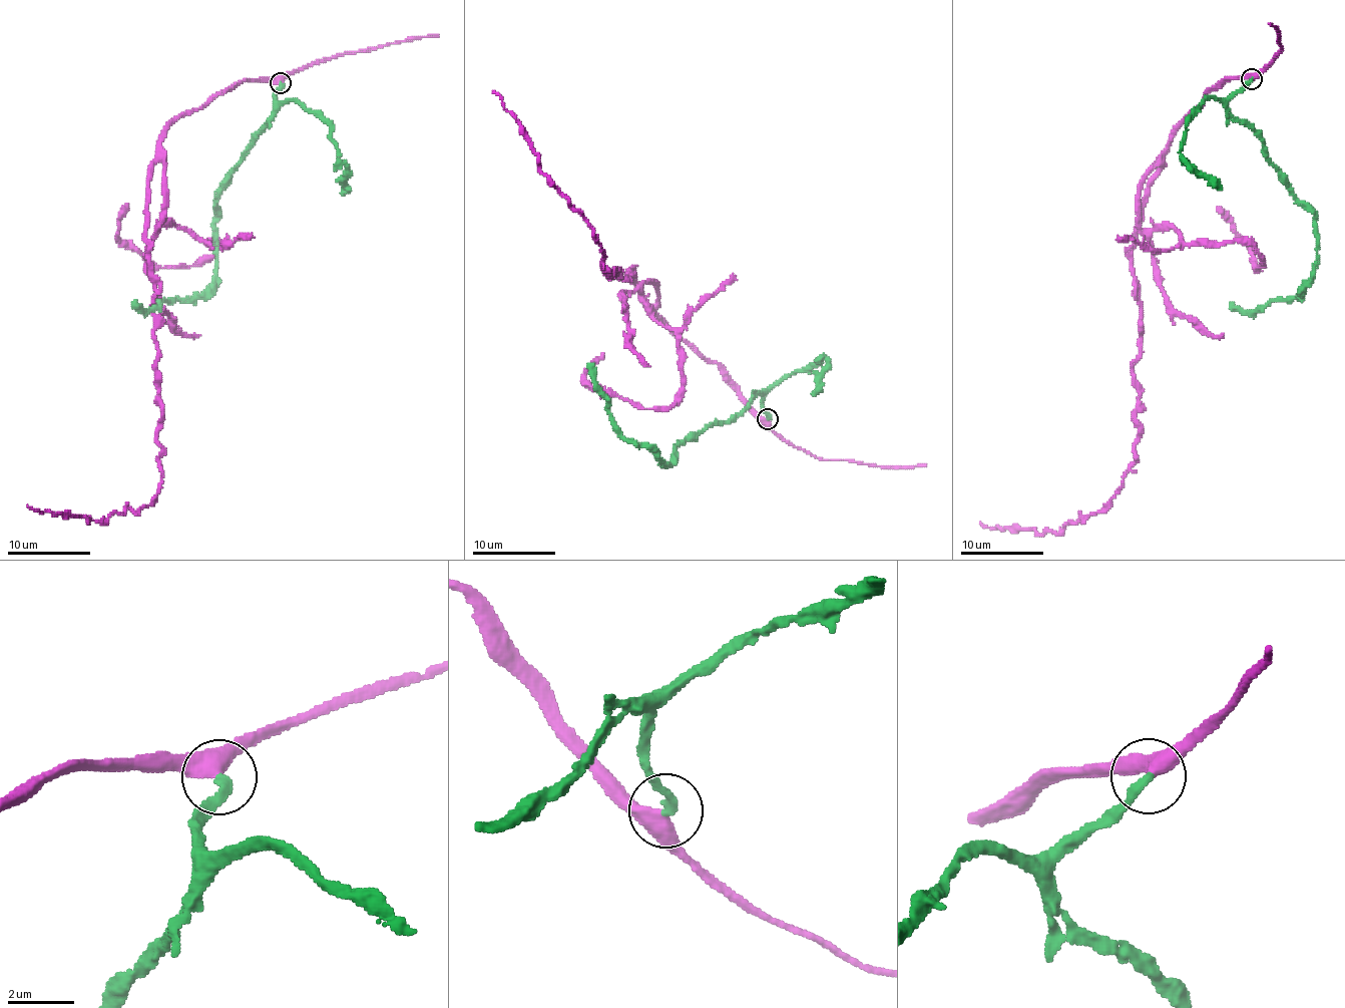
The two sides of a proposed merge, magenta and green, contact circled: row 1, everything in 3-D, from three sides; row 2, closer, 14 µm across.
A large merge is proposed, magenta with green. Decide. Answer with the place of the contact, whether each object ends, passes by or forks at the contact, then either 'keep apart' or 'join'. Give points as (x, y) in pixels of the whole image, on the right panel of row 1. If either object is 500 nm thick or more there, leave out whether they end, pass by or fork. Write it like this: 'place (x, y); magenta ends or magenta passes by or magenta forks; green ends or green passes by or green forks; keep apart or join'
place (1252, 79); magenta passes by; green ends; join

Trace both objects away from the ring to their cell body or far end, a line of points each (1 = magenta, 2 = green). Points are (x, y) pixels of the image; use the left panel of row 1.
1: (280, 83), (241, 80), (188, 110), (166, 128), (149, 182), (159, 491), (147, 505), (102, 523), (27, 505)
2: (280, 83), (274, 114), (216, 203), (214, 282), (201, 292), (177, 300), (163, 300), (151, 309), (132, 302)

